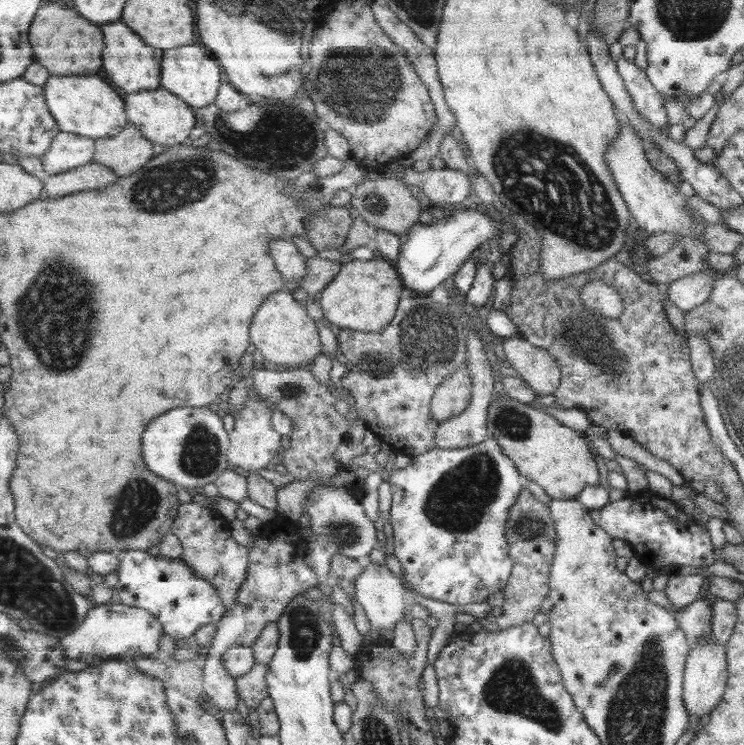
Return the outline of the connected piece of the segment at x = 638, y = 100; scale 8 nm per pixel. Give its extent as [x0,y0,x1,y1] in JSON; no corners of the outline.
[616,57,669,128]

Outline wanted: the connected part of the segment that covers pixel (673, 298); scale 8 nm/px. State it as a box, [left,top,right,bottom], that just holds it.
[667,270,718,313]

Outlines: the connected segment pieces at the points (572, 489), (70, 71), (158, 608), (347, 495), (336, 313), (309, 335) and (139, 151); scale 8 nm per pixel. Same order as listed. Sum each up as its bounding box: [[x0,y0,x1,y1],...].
[[486,394,601,501],[32,2,106,75],[116,550,229,641],[305,486,378,582],[319,257,406,333],[252,289,324,368],[97,121,156,176]]

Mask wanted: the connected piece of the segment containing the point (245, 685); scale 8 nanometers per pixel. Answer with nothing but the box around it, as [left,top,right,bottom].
[237,662,271,711]

